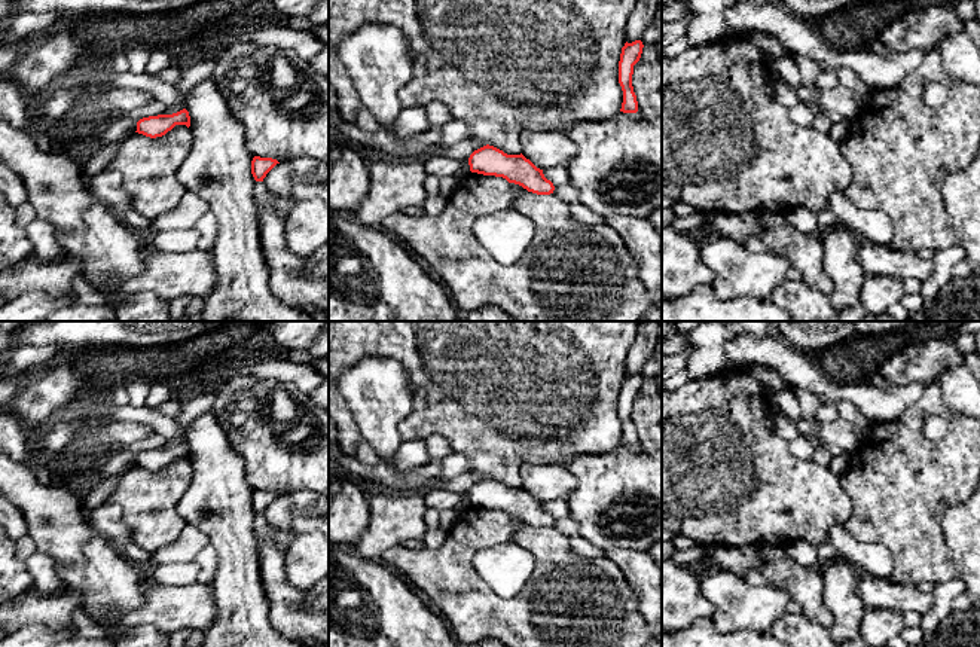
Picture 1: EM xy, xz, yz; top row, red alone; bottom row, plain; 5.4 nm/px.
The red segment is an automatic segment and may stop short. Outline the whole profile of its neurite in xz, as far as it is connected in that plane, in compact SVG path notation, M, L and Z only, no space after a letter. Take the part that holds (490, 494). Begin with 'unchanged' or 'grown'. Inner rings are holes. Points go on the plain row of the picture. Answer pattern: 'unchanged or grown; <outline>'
unchanged; M483 479L468 491L471 506L503 510L537 528L550 528L555 519L529 492L520 488L507 488L494 479Z

